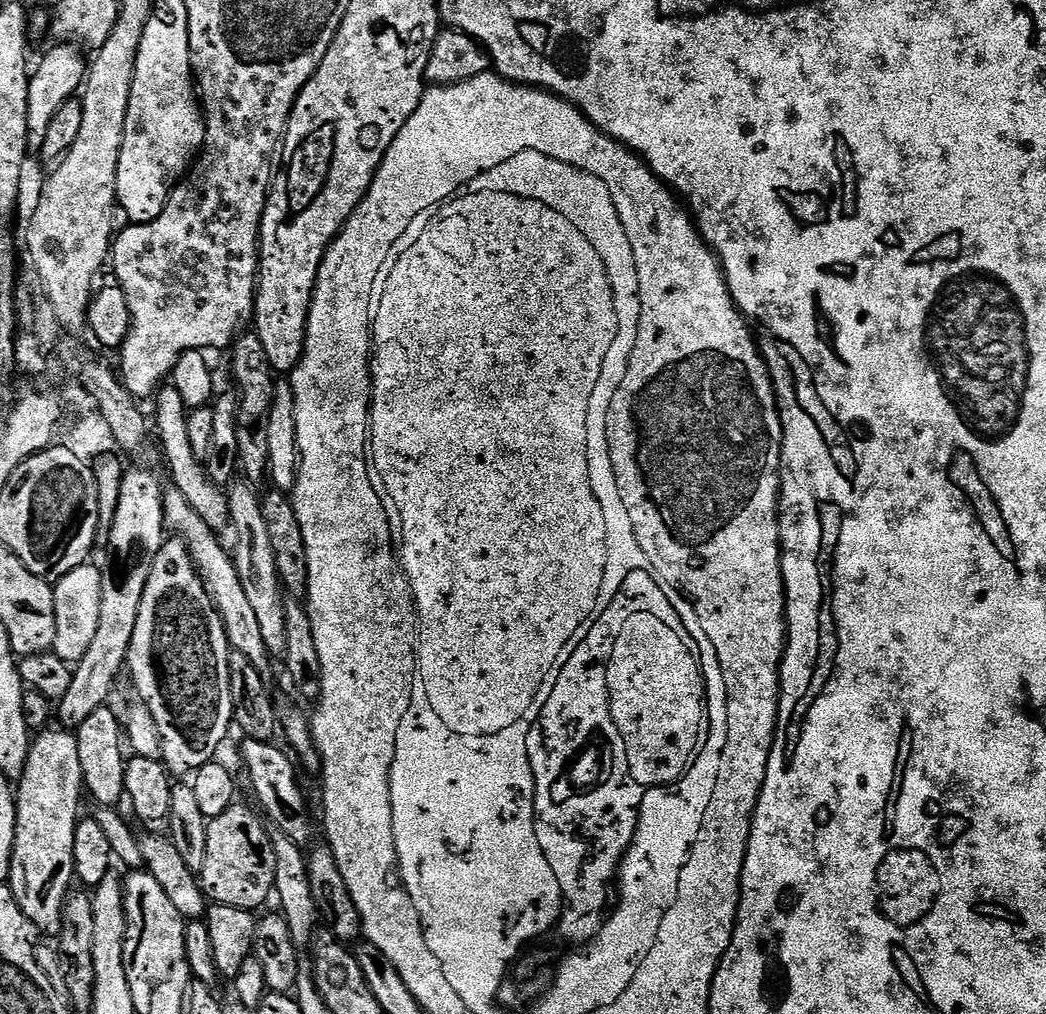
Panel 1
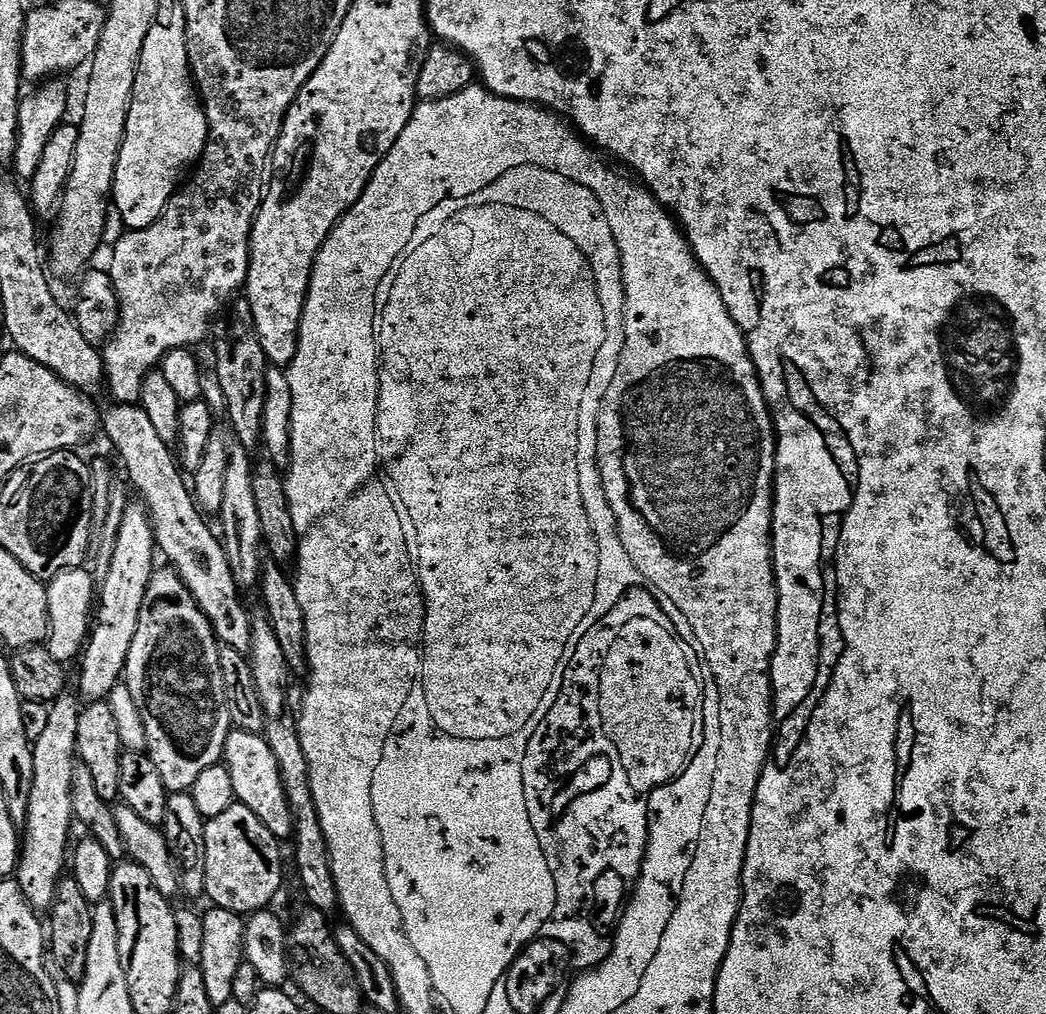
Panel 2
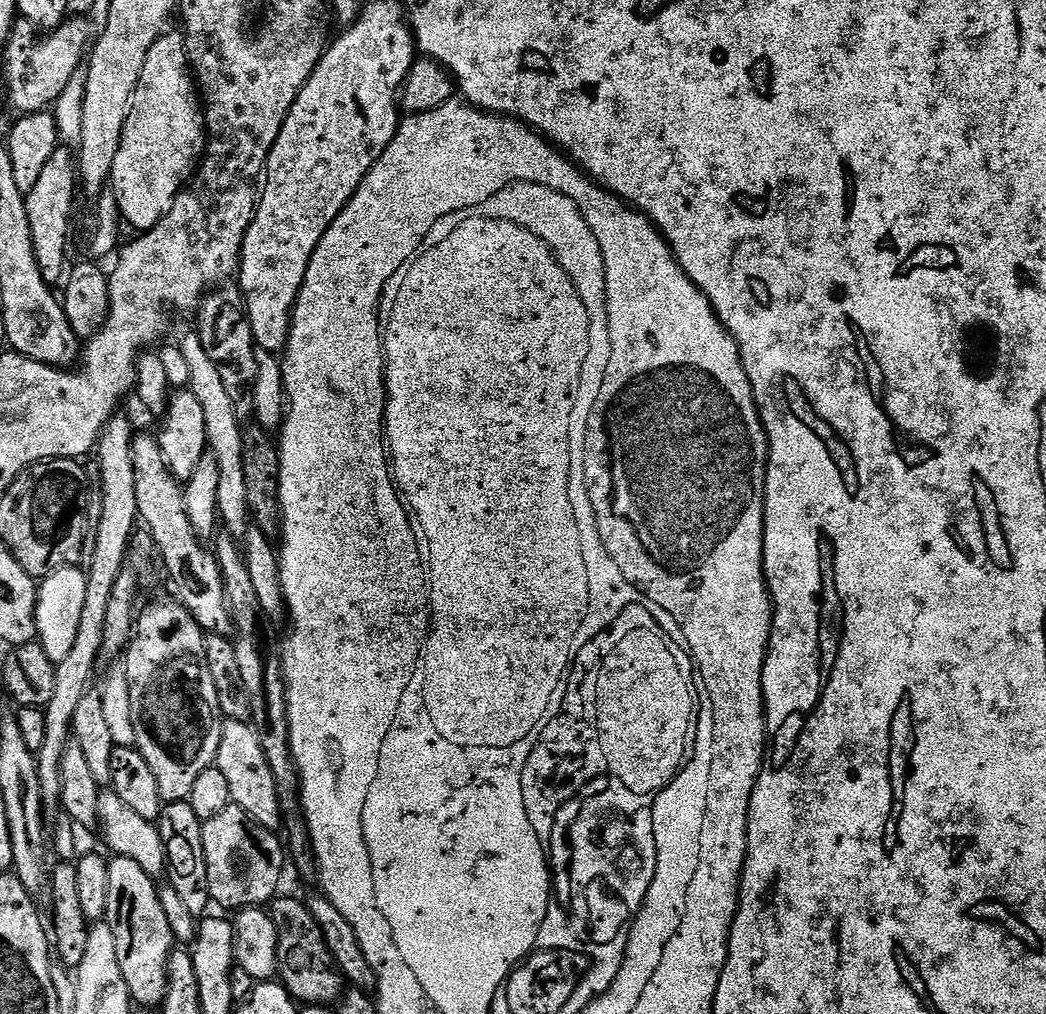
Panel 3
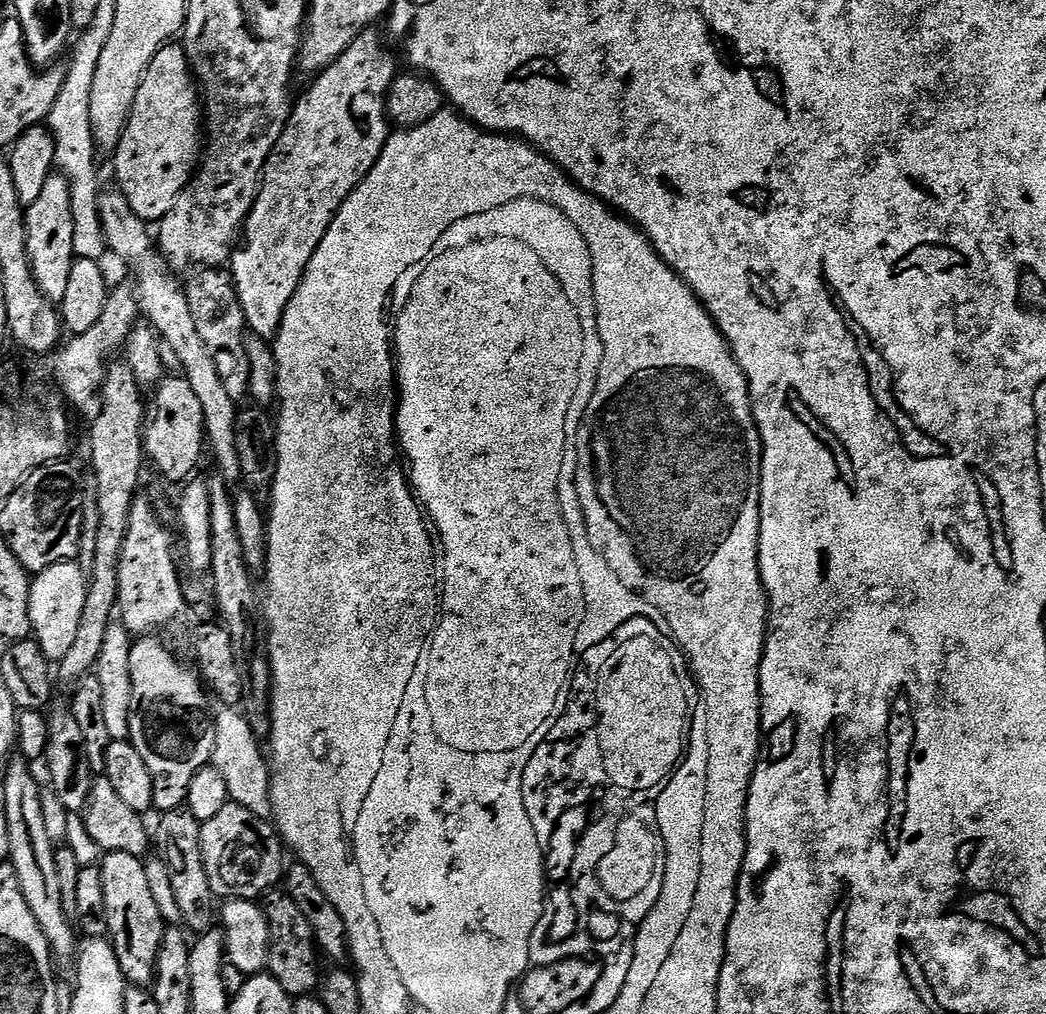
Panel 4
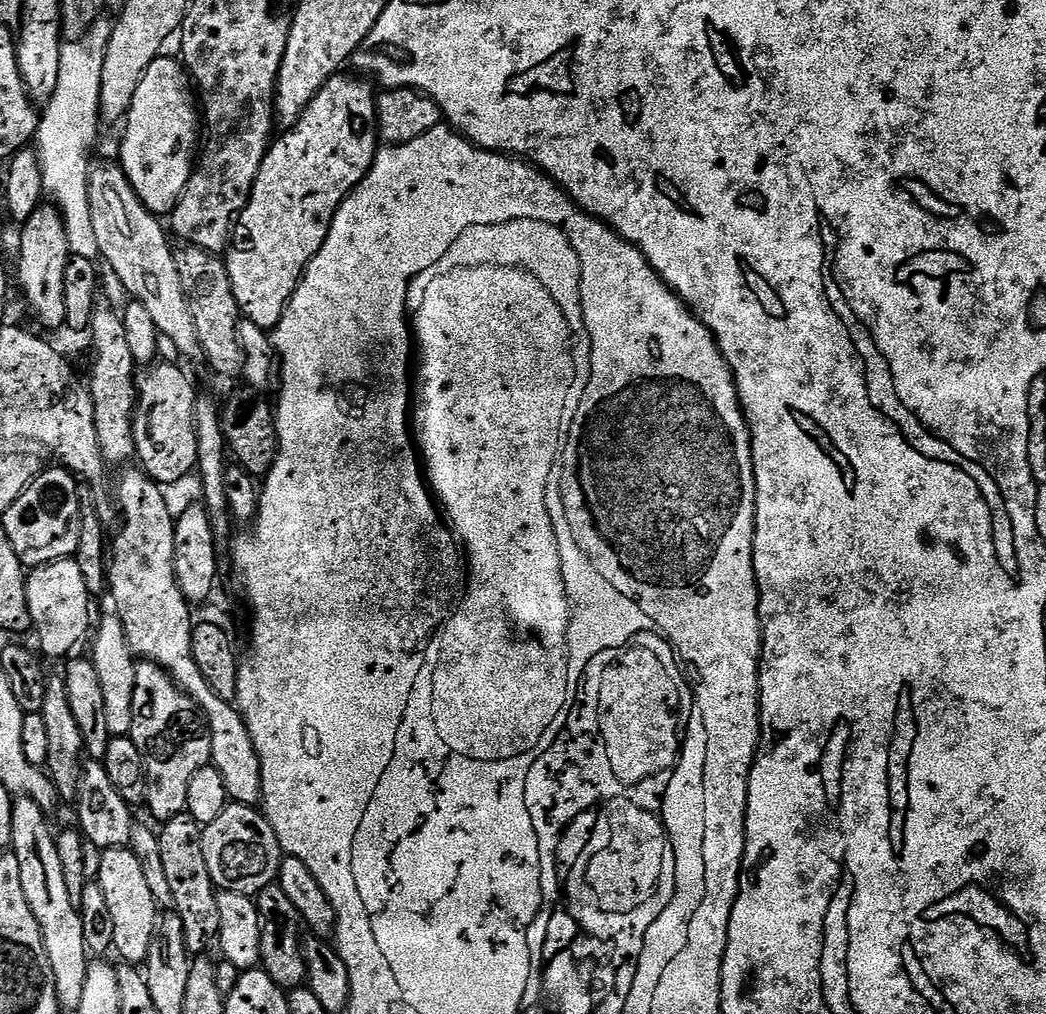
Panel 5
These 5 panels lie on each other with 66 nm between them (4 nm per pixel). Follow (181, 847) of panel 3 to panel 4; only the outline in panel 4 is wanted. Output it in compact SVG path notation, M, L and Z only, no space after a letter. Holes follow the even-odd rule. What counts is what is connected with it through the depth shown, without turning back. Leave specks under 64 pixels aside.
M187 807L165 812L159 819L160 825L154 828L154 840L160 843L158 856L170 872L170 886L174 886L174 899L178 901L178 910L182 910L182 921L189 929L193 928L193 933L207 932L214 924L214 897L202 858L201 821L196 820Z

